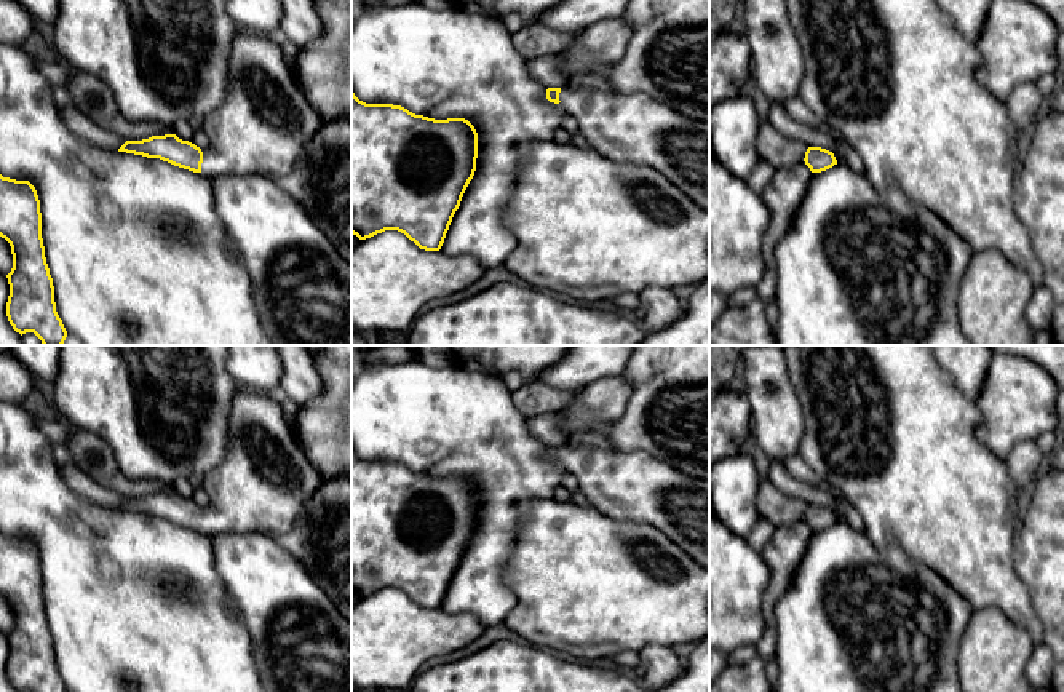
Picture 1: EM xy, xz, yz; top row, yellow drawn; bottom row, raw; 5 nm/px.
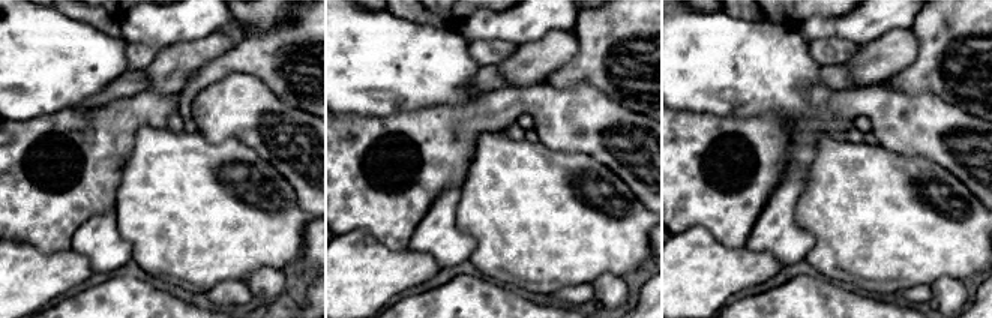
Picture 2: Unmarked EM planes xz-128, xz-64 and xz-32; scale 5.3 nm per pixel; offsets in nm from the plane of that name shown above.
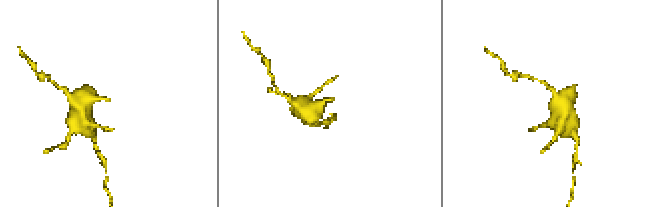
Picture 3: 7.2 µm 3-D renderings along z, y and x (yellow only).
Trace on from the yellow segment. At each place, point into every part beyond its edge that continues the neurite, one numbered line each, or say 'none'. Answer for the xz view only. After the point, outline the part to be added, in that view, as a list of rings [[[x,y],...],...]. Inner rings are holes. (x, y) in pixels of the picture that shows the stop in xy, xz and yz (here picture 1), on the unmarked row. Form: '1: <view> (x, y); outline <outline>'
1: xz (627, 485); outline [[[567,441],[561,444],[559,459],[566,471],[578,479],[578,489],[593,508],[615,519],[637,521],[657,527],[709,571],[709,479],[687,476],[642,451],[594,449]]]

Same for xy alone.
1: xy (262, 485); outline [[[238,385],[228,414],[227,452],[203,479],[209,503],[201,507],[201,531],[209,537],[227,532],[283,534],[305,513],[307,502],[323,481],[299,444],[284,409],[270,395]]]

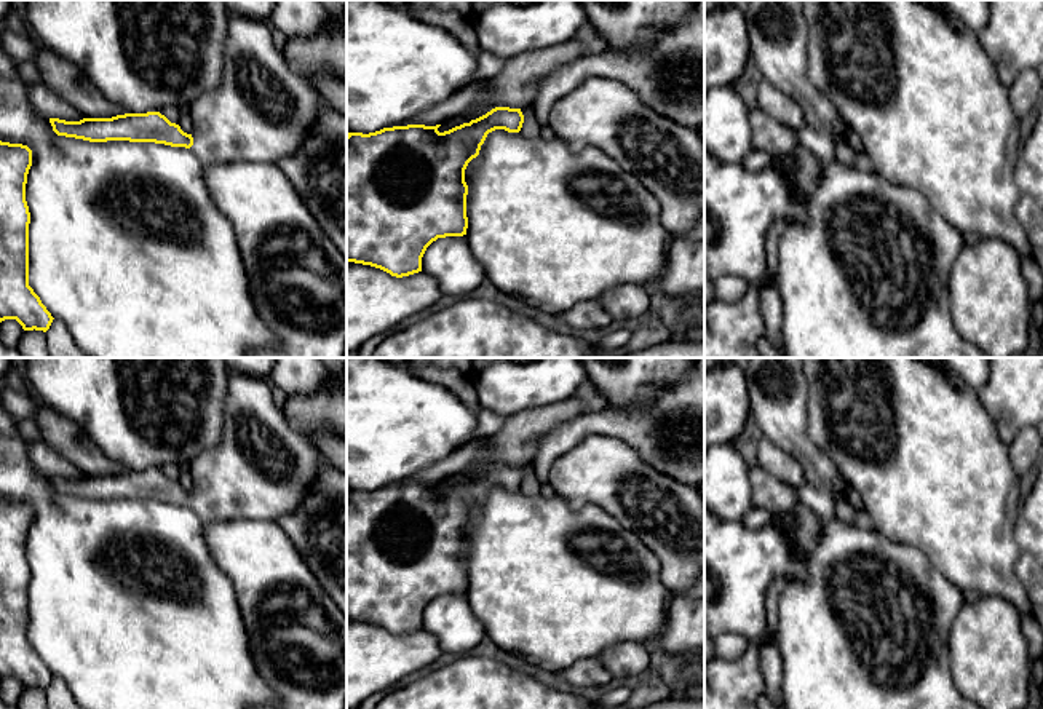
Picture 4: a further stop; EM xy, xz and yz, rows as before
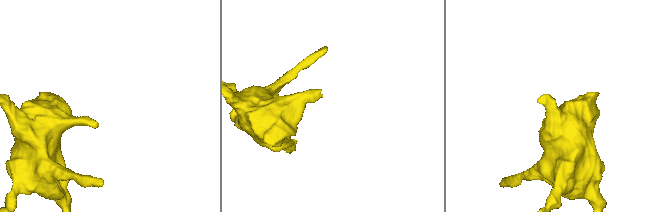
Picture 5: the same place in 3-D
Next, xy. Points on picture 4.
1: xy (262, 468); outline [[[230,372],[222,438],[214,449],[190,461],[193,503],[188,508],[204,524],[233,519],[275,522],[300,505],[326,463],[315,444],[288,423],[265,380]]]

